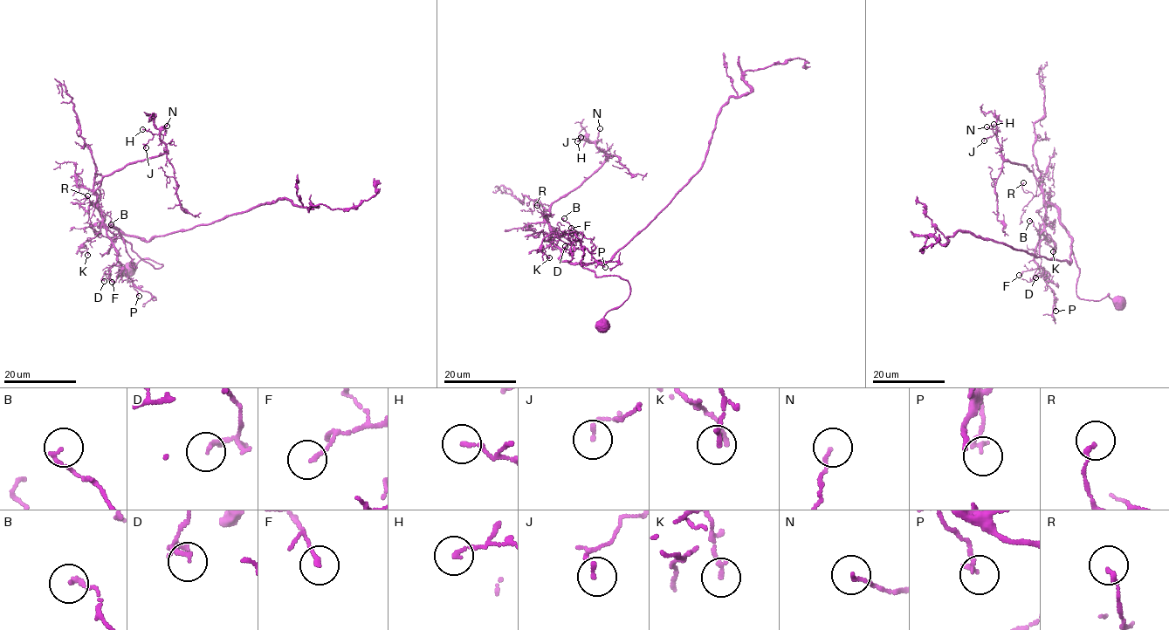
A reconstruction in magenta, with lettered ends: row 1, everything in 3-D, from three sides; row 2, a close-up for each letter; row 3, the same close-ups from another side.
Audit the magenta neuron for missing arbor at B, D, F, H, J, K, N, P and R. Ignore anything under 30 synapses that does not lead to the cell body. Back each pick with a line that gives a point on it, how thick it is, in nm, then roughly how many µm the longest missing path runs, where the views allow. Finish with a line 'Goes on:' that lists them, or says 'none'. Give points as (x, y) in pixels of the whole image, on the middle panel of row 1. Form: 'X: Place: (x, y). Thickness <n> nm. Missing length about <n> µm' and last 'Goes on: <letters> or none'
Goes on: none

